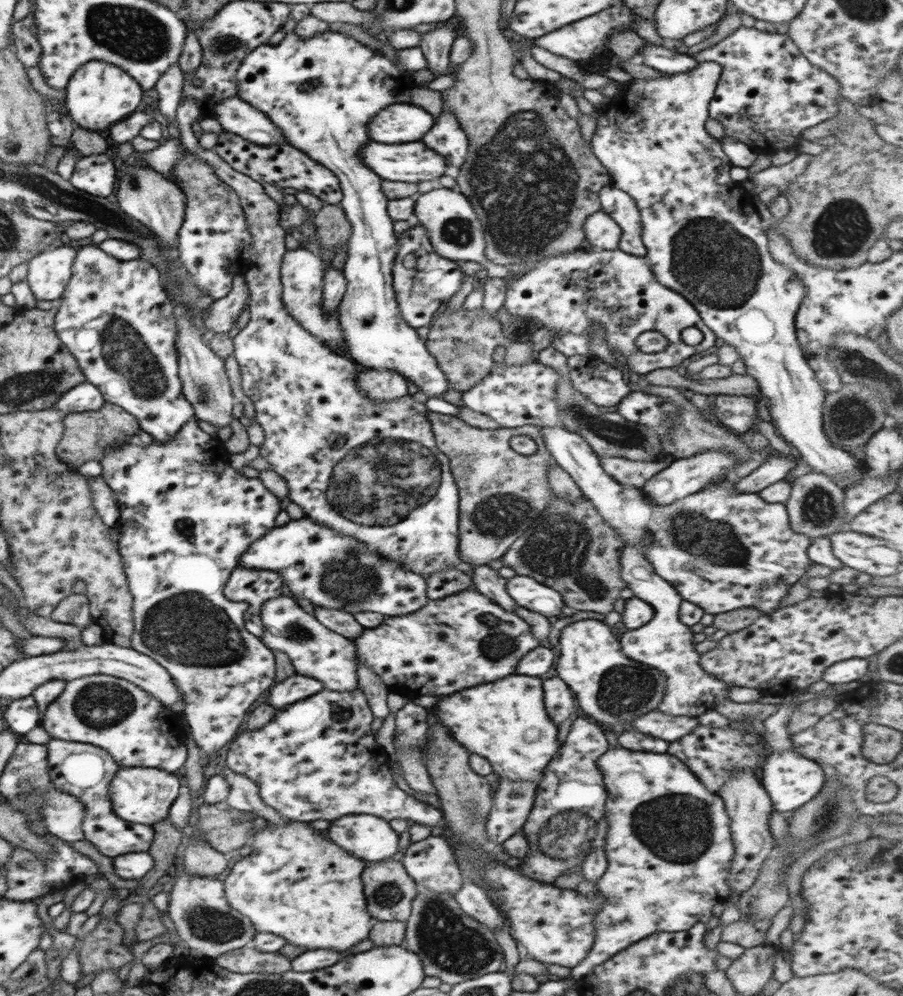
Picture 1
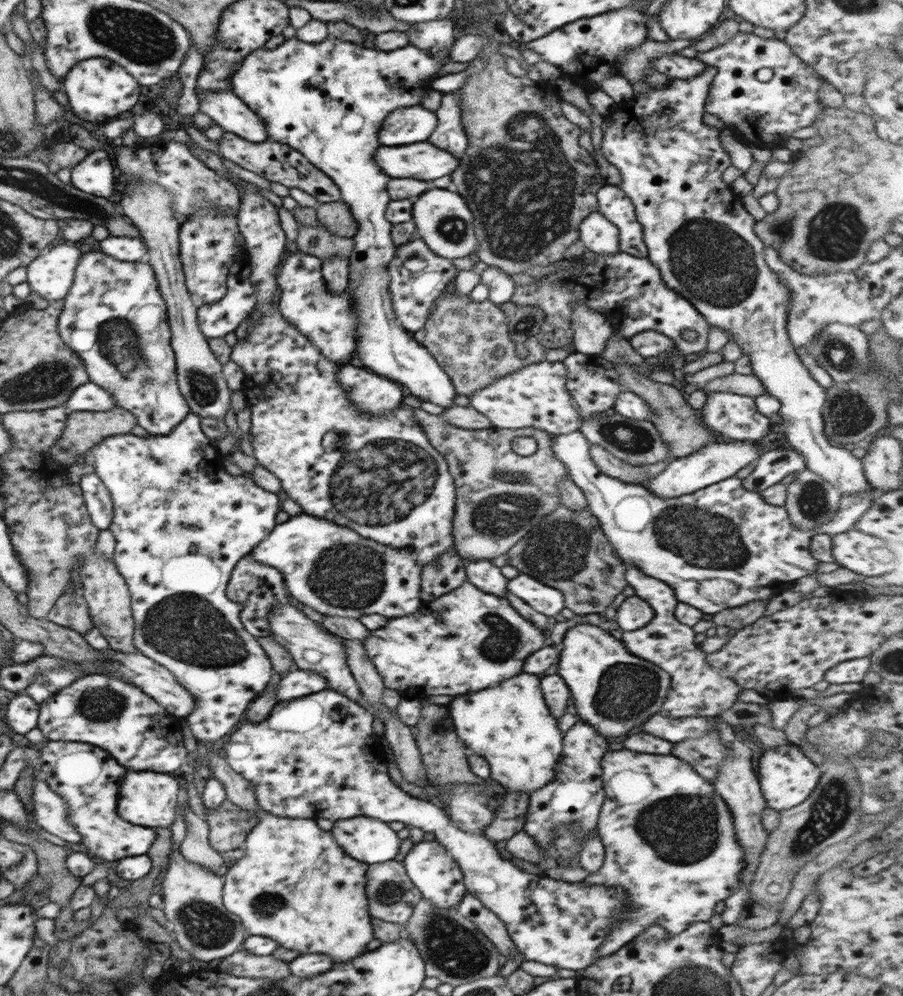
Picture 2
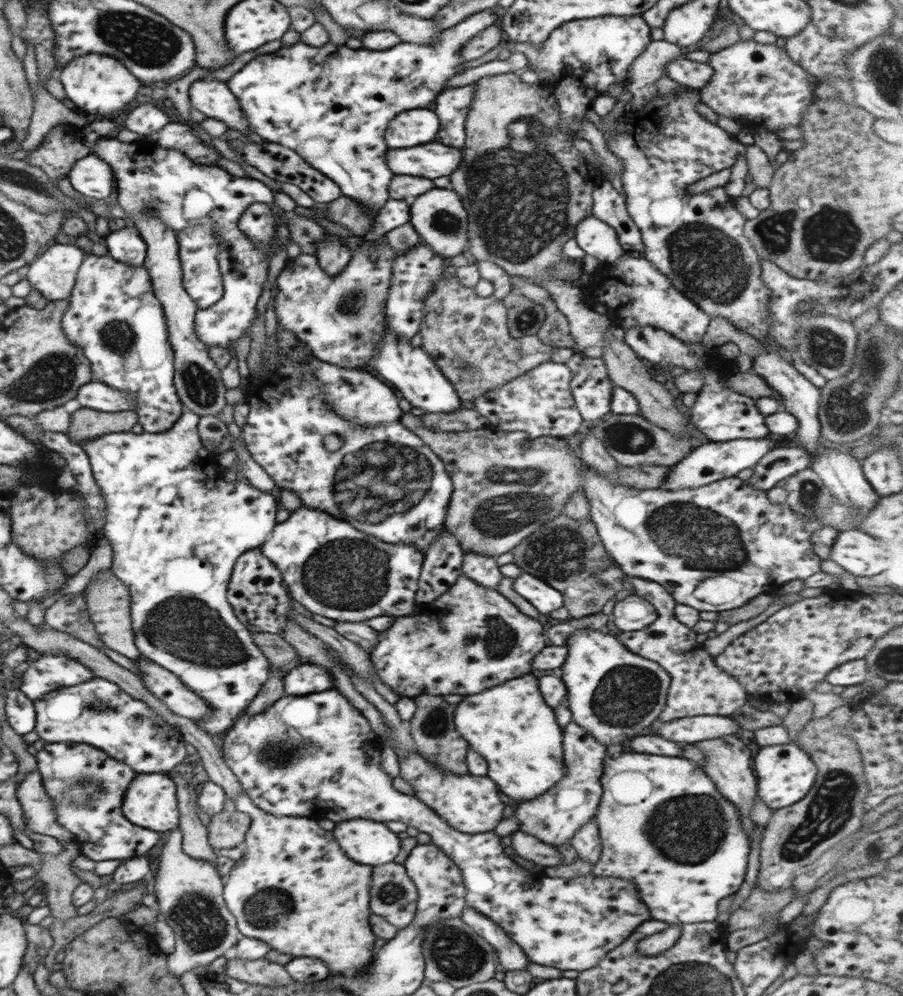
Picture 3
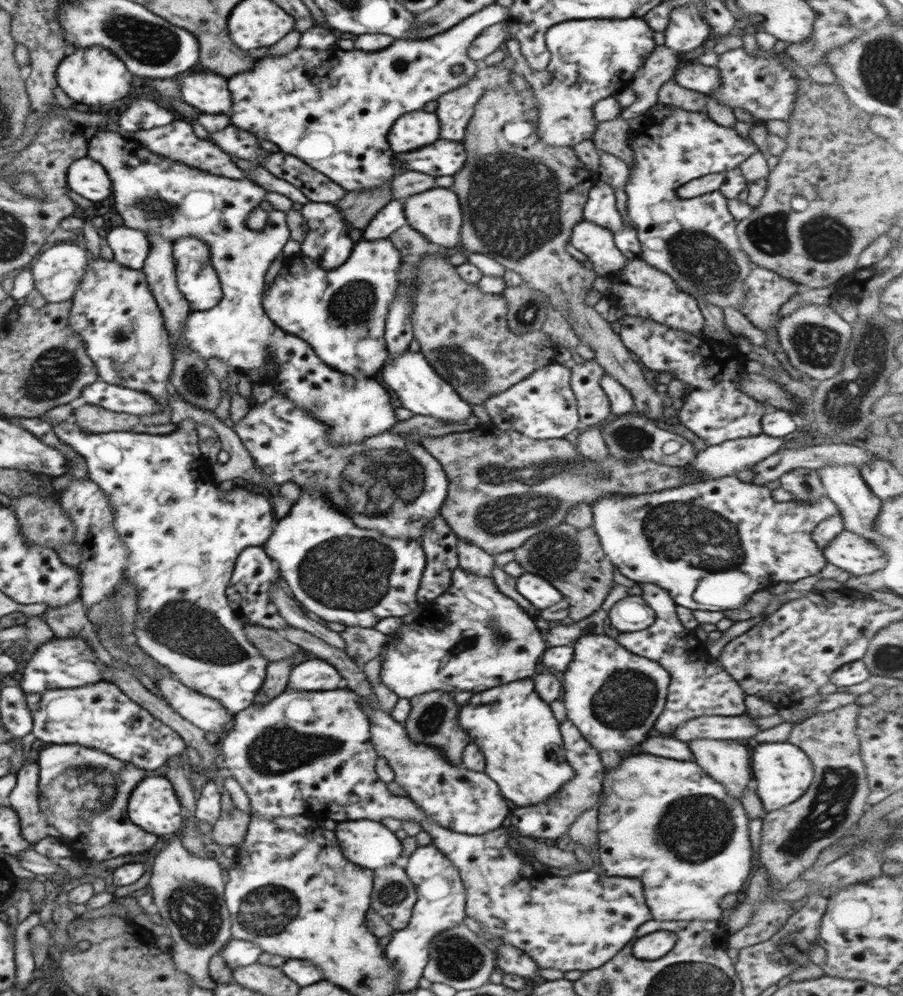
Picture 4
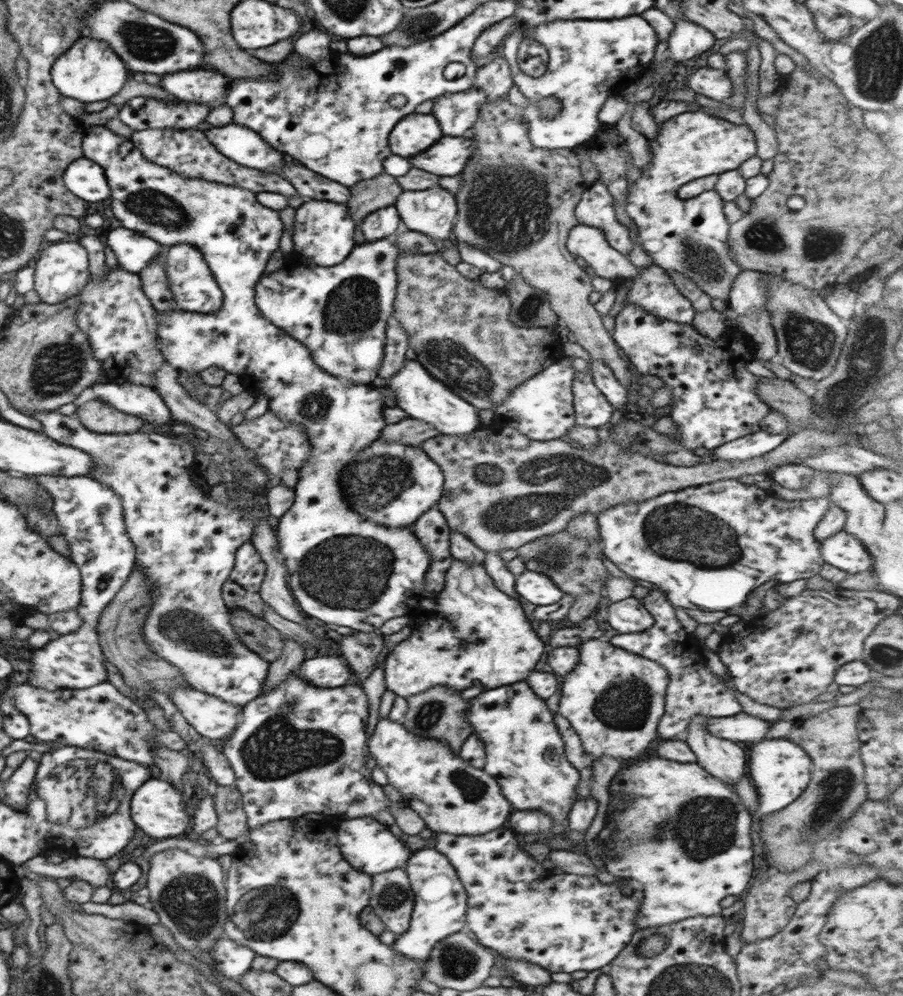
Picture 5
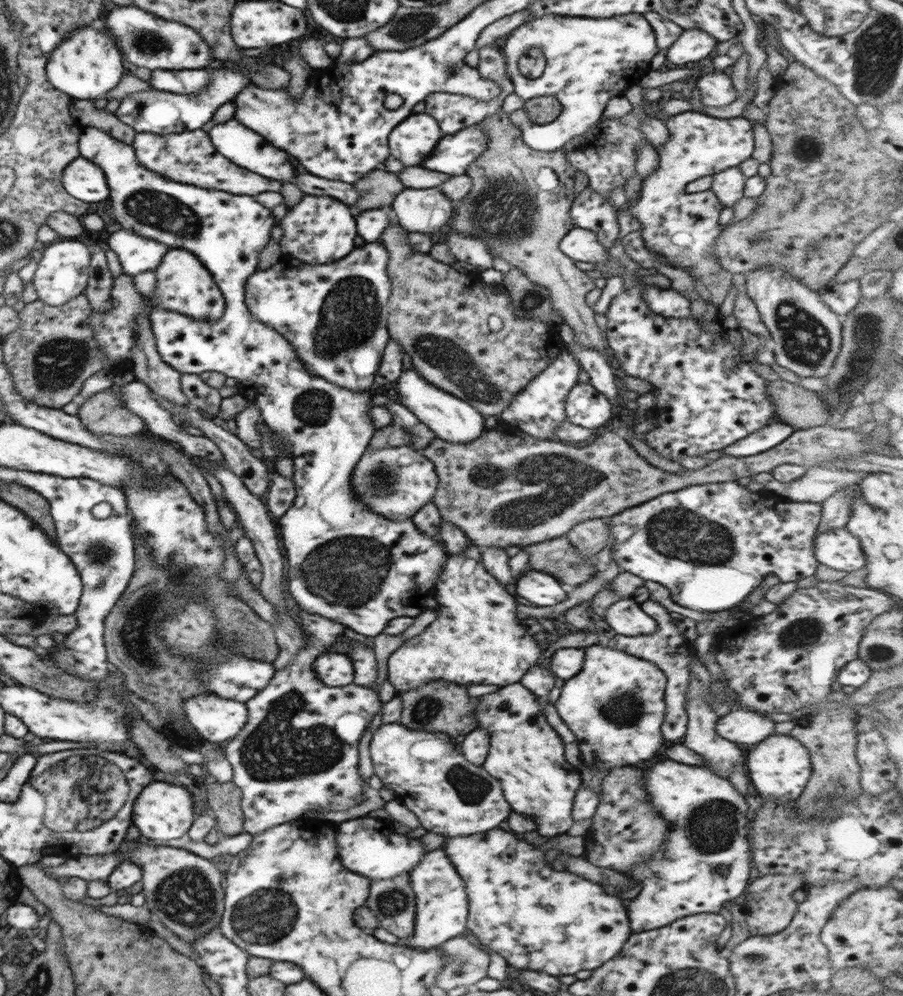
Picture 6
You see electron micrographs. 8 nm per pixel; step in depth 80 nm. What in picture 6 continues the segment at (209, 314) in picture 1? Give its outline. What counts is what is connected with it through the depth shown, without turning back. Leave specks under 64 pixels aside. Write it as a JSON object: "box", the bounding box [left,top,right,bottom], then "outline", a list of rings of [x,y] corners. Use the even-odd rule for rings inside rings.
{"box":[79,126,448,638],"outline":[[[91,126],[81,132],[79,151],[82,157],[104,171],[113,217],[122,229],[172,249],[192,252],[211,273],[225,298],[224,314],[216,322],[198,321],[196,324],[192,318],[180,313],[150,309],[153,335],[161,360],[178,373],[200,376],[204,372],[218,372],[239,381],[250,402],[260,406],[263,422],[291,450],[297,495],[292,507],[275,522],[286,560],[286,589],[295,608],[335,620],[368,638],[382,633],[393,618],[416,618],[426,609],[426,598],[434,593],[448,552],[443,543],[424,534],[412,519],[390,520],[366,508],[351,485],[357,462],[367,451],[376,430],[369,417],[373,389],[354,392],[308,373],[295,348],[279,332],[256,320],[246,307],[246,281],[260,270],[259,254],[272,239],[271,230],[277,225],[270,209],[262,206],[254,196],[168,180],[139,164],[132,145],[114,140],[107,132]]]}

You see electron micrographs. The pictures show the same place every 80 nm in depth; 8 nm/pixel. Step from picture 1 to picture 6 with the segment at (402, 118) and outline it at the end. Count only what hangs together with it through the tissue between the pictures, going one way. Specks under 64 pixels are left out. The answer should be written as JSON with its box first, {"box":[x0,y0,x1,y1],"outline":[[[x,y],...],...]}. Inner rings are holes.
{"box":[389,112,443,167],"outline":[[[413,112],[389,134],[390,154],[404,167],[422,166],[443,135],[432,115]]]}

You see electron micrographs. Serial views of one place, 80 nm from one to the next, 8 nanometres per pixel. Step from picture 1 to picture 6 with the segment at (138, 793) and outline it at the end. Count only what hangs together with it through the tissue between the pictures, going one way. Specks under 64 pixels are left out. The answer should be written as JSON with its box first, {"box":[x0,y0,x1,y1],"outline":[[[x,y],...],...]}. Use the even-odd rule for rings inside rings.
{"box":[133,782,195,841],"outline":[[[152,782],[137,796],[133,806],[133,823],[147,839],[170,841],[181,838],[195,821],[192,794],[173,782]]]}

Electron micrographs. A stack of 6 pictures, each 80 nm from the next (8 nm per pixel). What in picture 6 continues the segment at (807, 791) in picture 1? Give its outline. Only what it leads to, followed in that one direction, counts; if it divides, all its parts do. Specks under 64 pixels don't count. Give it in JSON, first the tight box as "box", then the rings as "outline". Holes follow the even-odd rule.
{"box":[746,734,812,804],"outline":[[[774,734],[762,744],[756,744],[746,756],[746,768],[750,772],[752,788],[758,788],[764,801],[782,801],[784,804],[794,802],[807,786],[812,775],[811,756],[802,744],[786,734]]]}

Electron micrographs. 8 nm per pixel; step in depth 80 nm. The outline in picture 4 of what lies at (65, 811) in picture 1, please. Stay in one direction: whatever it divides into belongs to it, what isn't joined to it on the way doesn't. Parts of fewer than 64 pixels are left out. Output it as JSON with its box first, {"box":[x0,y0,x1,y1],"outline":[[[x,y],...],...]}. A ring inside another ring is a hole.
{"box":[8,763,63,850],"outline":[[[29,763],[16,773],[16,786],[8,795],[9,807],[21,818],[22,838],[32,844],[32,850],[39,840],[53,836],[63,840],[62,835],[46,823],[45,816],[39,808],[39,767],[38,763]]]}

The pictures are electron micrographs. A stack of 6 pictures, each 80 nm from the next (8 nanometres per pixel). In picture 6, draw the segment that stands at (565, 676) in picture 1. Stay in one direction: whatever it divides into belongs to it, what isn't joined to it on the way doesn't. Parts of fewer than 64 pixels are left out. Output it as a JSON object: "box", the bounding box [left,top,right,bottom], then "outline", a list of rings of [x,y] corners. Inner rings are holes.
{"box":[553,644,666,769],"outline":[[[596,644],[584,650],[582,668],[570,680],[560,683],[561,693],[553,706],[568,729],[574,733],[585,766],[614,769],[652,760],[666,744],[658,730],[665,718],[666,675],[654,663],[630,656],[626,652],[616,652],[612,648],[602,648]]]}

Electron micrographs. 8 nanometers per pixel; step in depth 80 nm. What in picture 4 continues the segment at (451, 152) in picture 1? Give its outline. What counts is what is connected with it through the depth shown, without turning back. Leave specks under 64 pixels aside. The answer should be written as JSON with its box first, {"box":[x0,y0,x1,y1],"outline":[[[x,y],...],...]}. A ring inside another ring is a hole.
{"box":[433,63,513,140],"outline":[[[502,63],[491,66],[479,64],[476,74],[464,86],[439,96],[433,113],[440,121],[441,138],[464,140],[473,109],[482,95],[497,86],[505,86],[512,77],[513,73]]]}

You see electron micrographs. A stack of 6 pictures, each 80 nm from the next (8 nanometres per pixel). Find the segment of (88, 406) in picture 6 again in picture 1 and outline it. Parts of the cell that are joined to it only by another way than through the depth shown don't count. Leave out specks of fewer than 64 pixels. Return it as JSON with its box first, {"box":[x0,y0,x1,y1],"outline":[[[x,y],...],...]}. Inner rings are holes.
{"box":[56,401,141,468],"outline":[[[105,401],[98,410],[66,415],[63,418],[63,425],[63,435],[56,448],[57,457],[74,468],[80,467],[88,460],[99,462],[106,449],[137,440],[137,432],[141,430],[134,415],[108,401]]]}

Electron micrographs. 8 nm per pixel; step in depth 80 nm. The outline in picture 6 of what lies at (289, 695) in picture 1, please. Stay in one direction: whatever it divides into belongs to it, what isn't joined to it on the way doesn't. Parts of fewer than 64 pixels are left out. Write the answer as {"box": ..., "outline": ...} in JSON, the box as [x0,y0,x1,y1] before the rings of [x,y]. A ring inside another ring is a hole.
{"box":[313,649,353,687],"outline":[[[343,649],[320,655],[313,662],[318,680],[329,687],[351,686],[353,682],[353,660]]]}

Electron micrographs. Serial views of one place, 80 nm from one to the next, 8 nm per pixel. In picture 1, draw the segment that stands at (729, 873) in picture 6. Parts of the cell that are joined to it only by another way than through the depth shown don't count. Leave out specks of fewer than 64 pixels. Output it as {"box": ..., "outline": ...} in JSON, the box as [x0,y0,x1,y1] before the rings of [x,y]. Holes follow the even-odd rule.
{"box":[571,750,734,980],"outline":[[[608,750],[598,758],[598,768],[602,774],[603,782],[608,793],[605,802],[605,821],[607,822],[606,846],[604,846],[605,856],[607,857],[607,867],[599,881],[591,883],[590,881],[581,881],[576,887],[576,891],[587,897],[603,896],[602,902],[599,903],[599,910],[595,914],[595,941],[592,945],[590,954],[586,956],[578,966],[571,969],[571,976],[578,980],[581,976],[586,976],[592,969],[609,958],[616,955],[617,952],[624,950],[631,944],[639,940],[646,939],[654,932],[682,932],[694,926],[696,923],[706,923],[712,918],[712,908],[718,902],[724,902],[733,890],[727,883],[731,864],[734,859],[734,844],[731,837],[730,817],[725,809],[725,802],[719,794],[712,794],[704,787],[704,784],[692,773],[681,760],[678,760],[671,754],[652,754],[652,752],[632,752],[632,750]]]}

